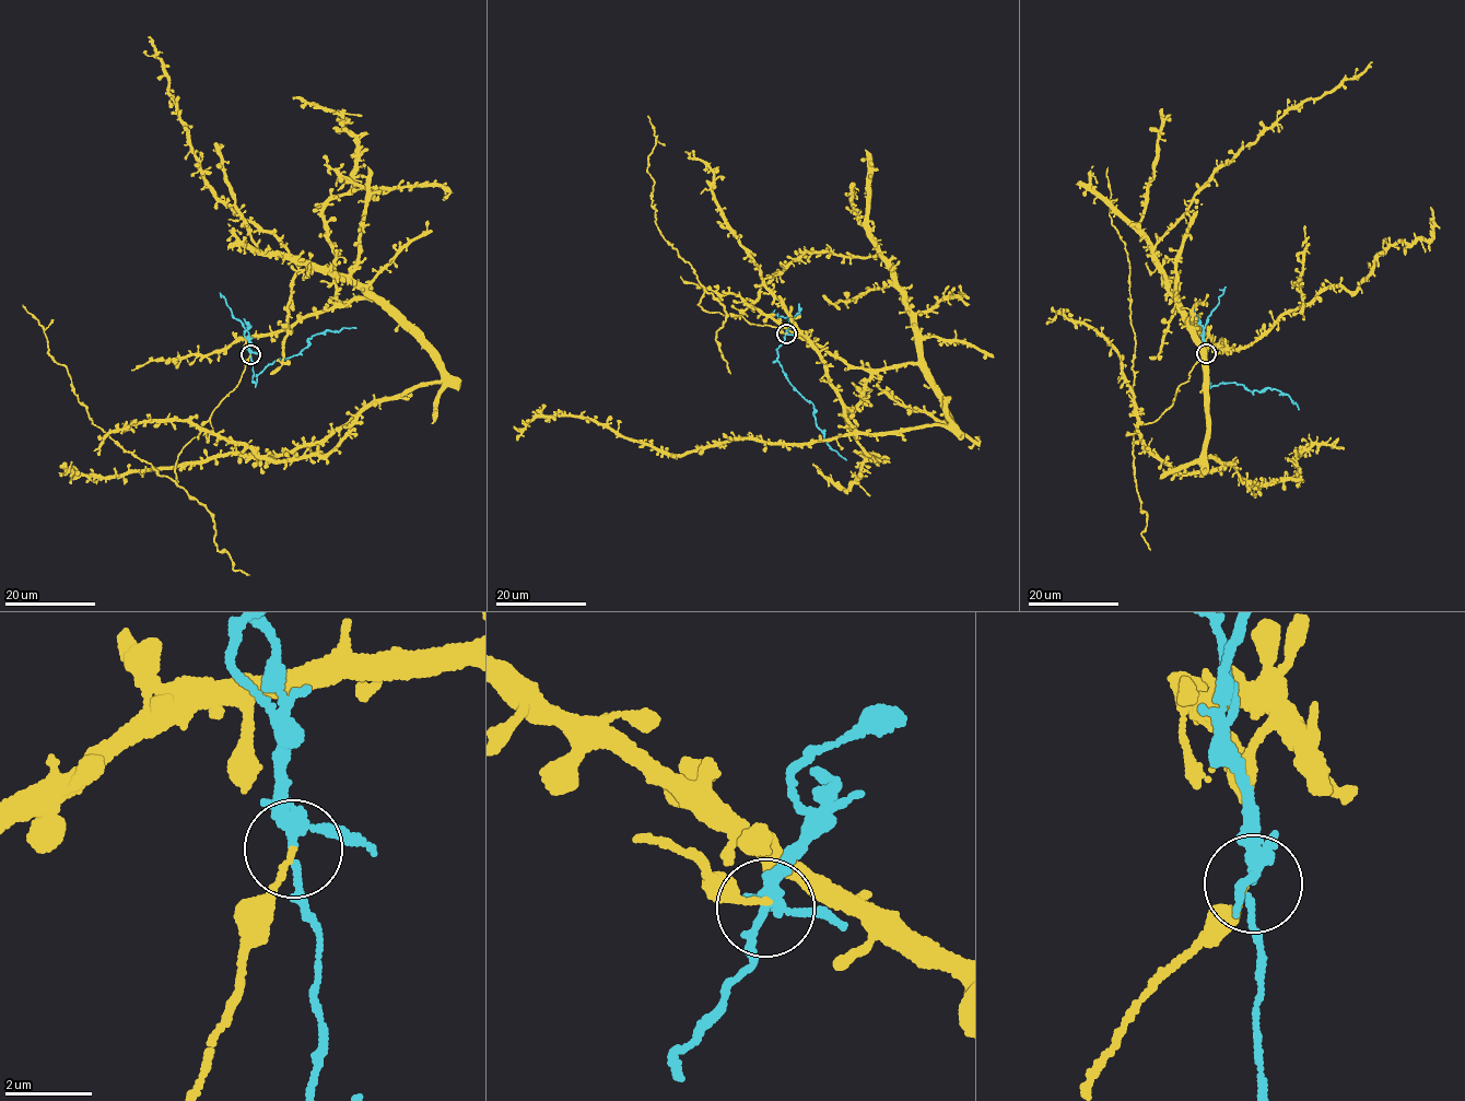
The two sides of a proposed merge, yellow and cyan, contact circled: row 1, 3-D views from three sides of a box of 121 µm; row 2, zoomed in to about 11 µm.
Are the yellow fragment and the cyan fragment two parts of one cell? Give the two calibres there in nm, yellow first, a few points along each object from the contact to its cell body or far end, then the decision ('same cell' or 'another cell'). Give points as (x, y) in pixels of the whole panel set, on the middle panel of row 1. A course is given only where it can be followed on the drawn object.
120/190 nm | yellow via (785, 334), (852, 365), (917, 365), (949, 423), (734, 438), (681, 455), (553, 413), (517, 441) | cyan via (785, 334), (776, 349), (782, 372), (813, 405), (816, 425), (828, 444), (846, 460) | another cell

